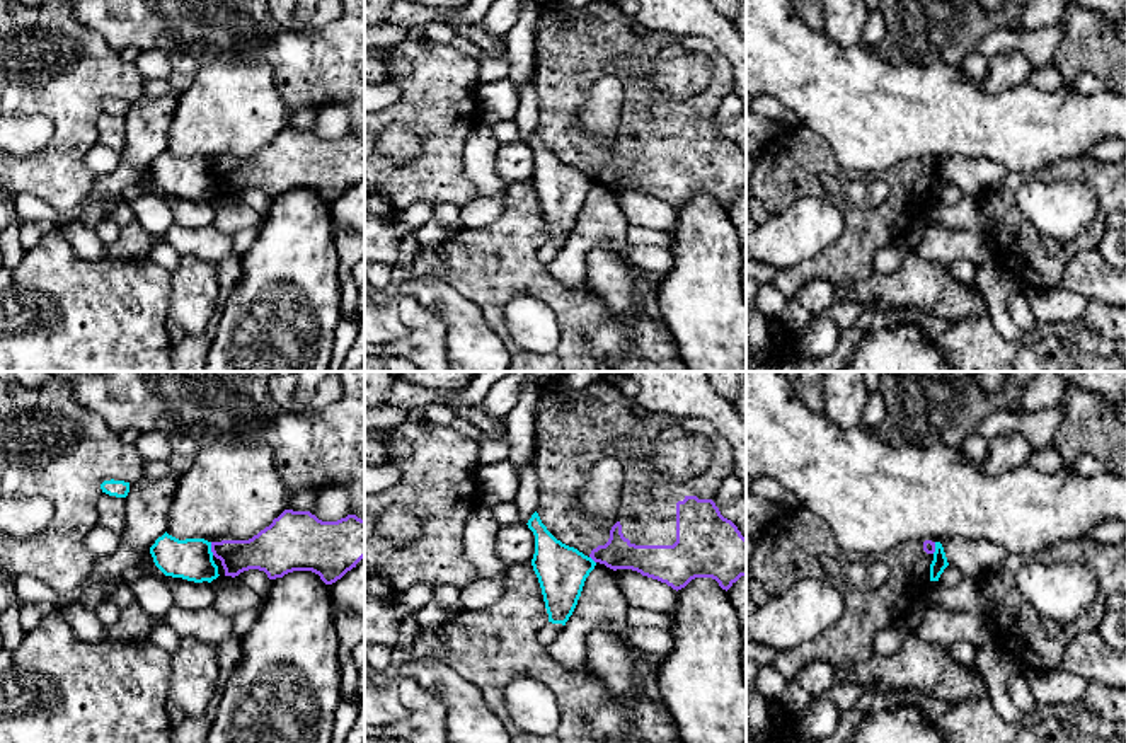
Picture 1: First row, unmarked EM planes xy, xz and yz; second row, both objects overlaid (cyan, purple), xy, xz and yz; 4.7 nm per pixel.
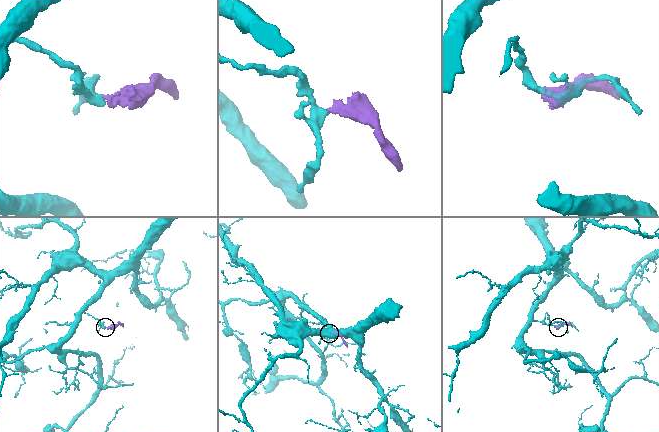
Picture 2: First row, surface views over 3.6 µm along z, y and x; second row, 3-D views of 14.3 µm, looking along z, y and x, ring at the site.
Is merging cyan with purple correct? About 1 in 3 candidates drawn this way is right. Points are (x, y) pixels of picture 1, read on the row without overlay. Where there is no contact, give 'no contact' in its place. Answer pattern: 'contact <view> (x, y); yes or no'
contact xy (210, 167); no

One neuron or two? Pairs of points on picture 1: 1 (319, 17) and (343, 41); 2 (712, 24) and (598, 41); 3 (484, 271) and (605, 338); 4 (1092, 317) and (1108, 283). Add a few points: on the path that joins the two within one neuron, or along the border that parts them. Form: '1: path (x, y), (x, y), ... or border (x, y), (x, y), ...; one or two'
1: border (339, 17), (321, 26), (287, 29); two
2: border (634, 17), (653, 29), (680, 38), (702, 38); two
3: path (515, 271), (552, 292), (574, 312); one
4: border (1091, 300), (1104, 300), (1108, 304); two

